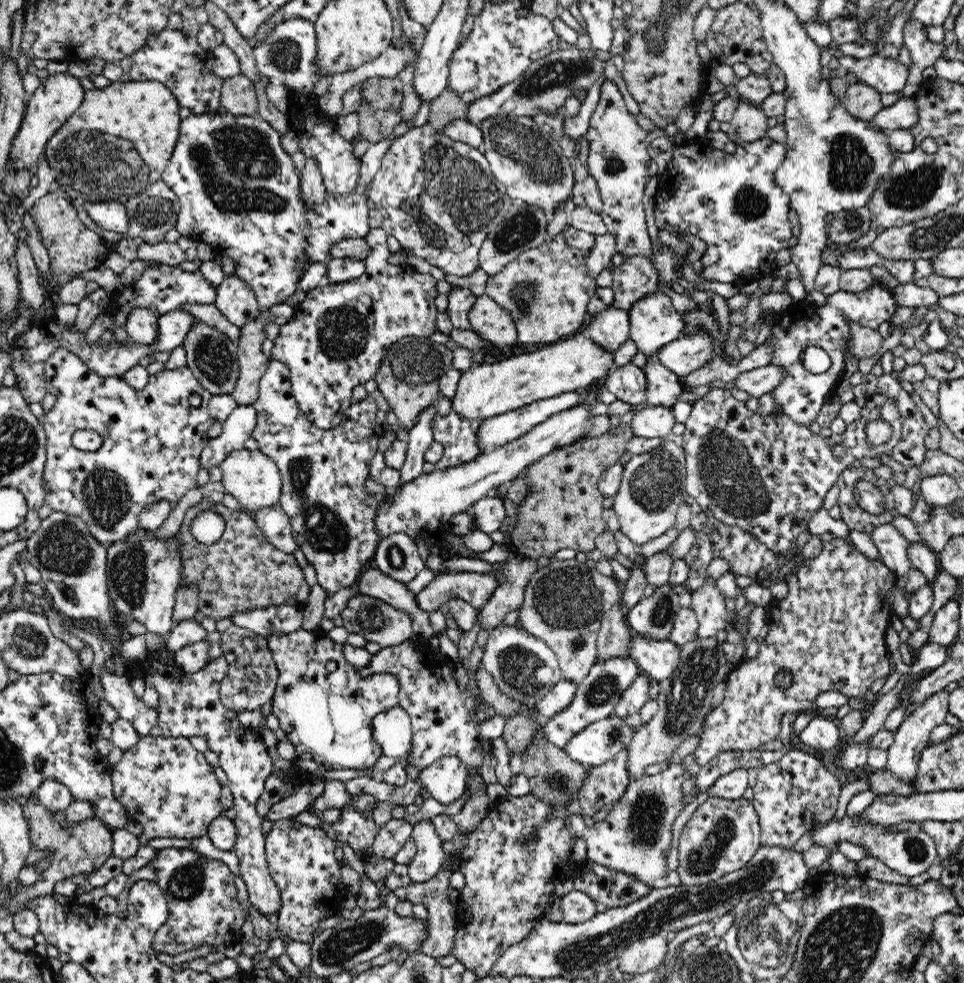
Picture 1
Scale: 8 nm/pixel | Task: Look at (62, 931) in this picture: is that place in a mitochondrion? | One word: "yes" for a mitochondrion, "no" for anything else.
no

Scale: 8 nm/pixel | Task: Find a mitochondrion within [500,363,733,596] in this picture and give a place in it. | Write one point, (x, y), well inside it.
(656, 485)

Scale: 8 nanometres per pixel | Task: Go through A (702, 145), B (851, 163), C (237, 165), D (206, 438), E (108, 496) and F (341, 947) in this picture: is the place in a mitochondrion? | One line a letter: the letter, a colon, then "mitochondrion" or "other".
A: other
B: mitochondrion
C: mitochondrion
D: other
E: mitochondrion
F: mitochondrion

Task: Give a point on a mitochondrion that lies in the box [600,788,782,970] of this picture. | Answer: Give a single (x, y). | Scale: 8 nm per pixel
(702, 860)

